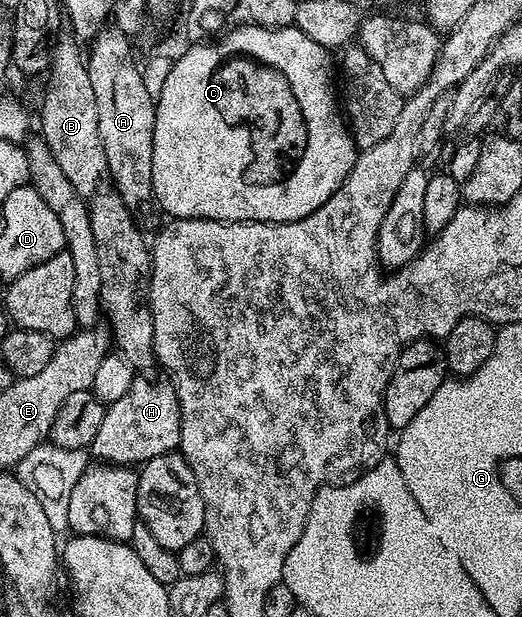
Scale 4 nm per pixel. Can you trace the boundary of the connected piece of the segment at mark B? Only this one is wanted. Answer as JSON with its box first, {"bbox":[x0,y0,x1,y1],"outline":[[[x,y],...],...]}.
{"bbox":[40,36,109,199],"outline":[[[58,36],[53,46],[53,58],[49,60],[48,77],[49,90],[41,105],[40,136],[47,143],[51,155],[55,155],[55,163],[59,163],[78,197],[88,199],[102,188],[104,181],[101,180],[106,180],[109,168],[103,139],[99,139],[95,87],[91,87],[91,75],[82,46],[72,36]]]}

